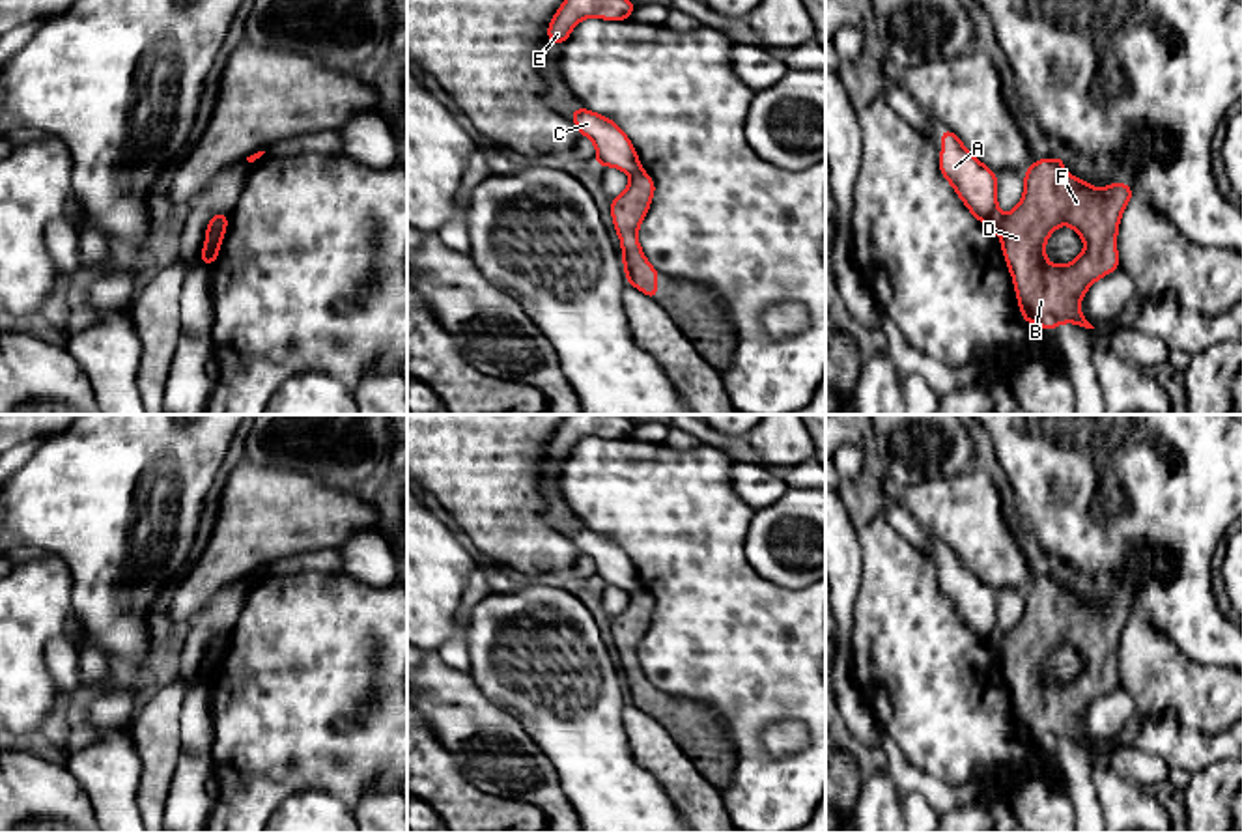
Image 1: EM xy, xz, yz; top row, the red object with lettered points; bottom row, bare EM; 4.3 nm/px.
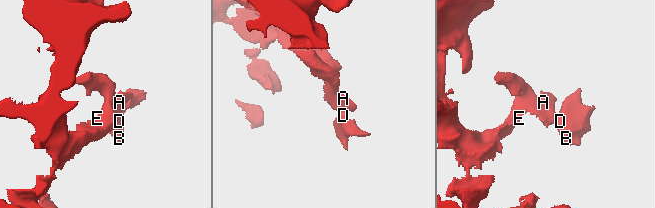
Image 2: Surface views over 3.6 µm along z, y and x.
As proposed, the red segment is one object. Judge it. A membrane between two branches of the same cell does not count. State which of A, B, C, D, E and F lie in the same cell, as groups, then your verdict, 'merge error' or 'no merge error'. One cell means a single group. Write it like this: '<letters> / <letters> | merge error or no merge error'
A C E / B D F | merge error

